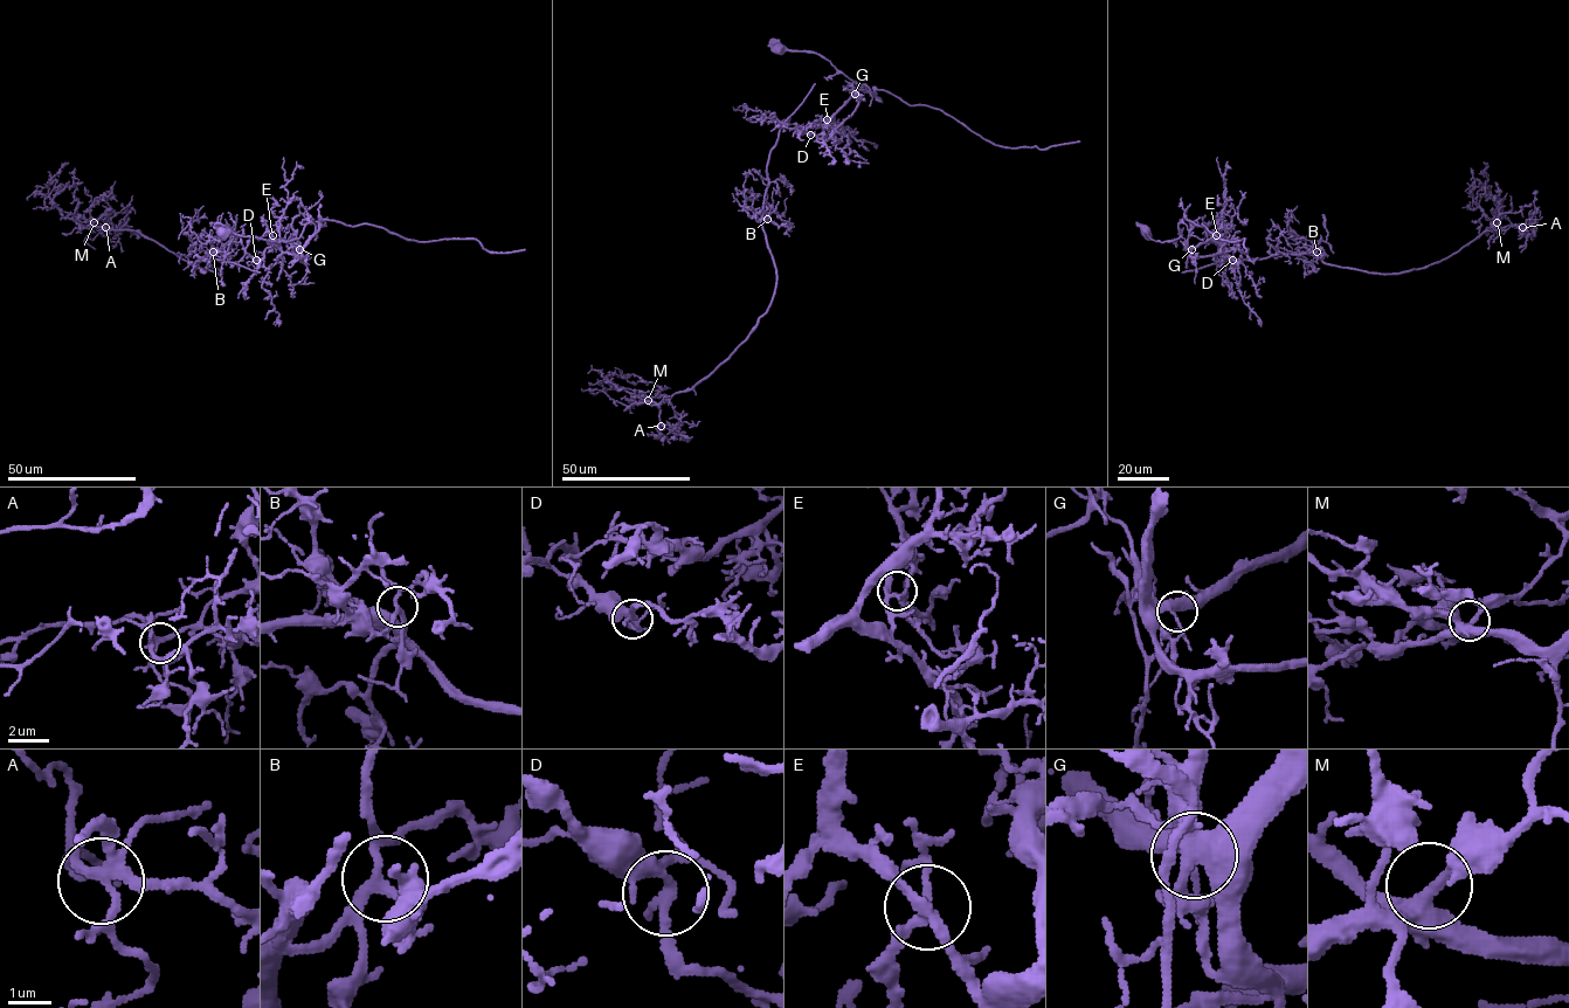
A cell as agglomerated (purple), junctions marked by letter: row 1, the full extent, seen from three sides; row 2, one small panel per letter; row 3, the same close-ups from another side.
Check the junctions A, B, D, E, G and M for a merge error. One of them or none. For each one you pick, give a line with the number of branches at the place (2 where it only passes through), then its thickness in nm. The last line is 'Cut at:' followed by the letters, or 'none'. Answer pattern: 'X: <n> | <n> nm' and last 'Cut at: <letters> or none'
D: 4 | 200 nm
Cut at: D

